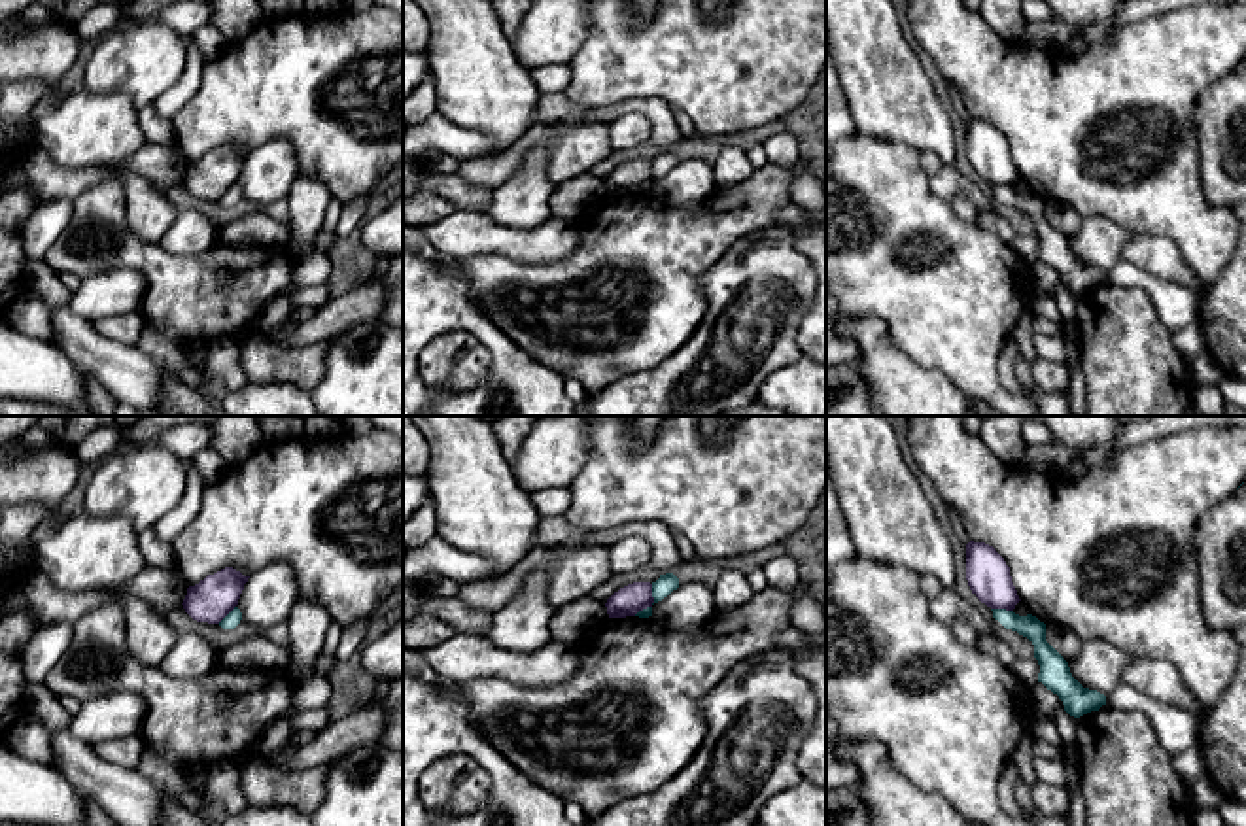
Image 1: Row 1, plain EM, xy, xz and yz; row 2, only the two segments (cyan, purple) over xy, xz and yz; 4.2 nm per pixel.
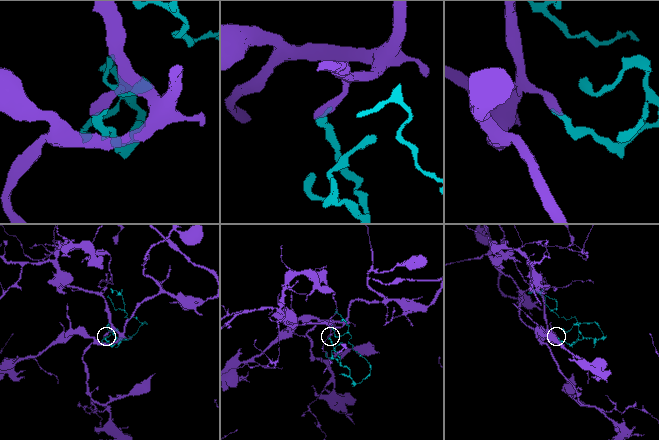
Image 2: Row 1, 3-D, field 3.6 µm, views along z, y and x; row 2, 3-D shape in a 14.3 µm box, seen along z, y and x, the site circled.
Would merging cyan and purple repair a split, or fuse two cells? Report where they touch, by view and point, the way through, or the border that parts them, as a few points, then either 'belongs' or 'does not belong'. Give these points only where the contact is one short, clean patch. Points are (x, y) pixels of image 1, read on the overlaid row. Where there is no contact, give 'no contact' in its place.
contact xz (653, 603); border xz (653, 585), (653, 602), (634, 615); does not belong

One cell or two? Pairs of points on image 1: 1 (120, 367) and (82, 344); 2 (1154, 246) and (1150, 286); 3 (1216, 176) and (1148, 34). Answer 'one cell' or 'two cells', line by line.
1: one cell
2: two cells
3: two cells

